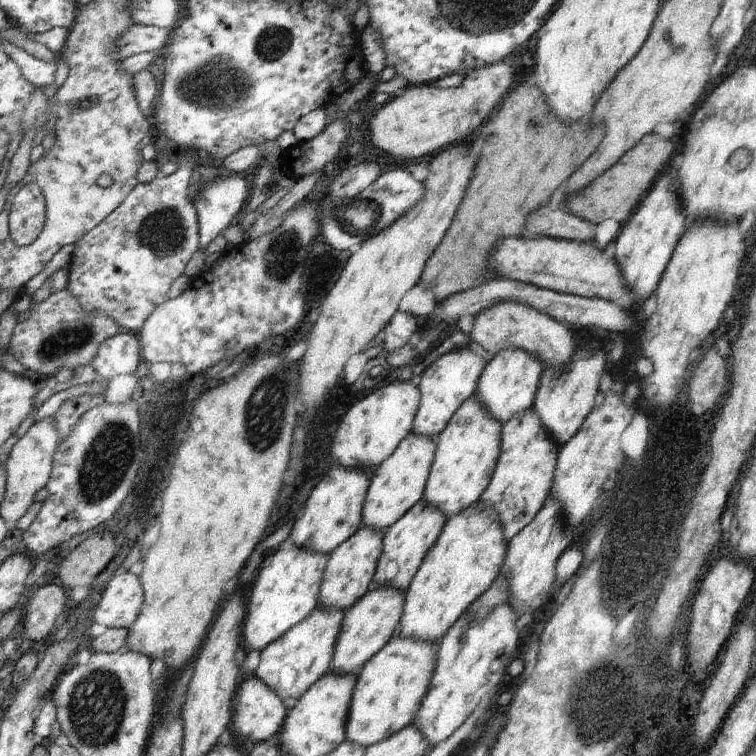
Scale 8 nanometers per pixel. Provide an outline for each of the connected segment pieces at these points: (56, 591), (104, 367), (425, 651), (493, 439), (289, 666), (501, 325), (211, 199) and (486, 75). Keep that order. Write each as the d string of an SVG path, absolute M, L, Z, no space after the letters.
M45 586L37 588L28 594L22 630L28 633L32 640L51 639L55 632L57 618L63 616L67 608L65 587Z
M121 330L99 347L91 366L106 379L133 374L141 364L142 348L138 334Z
M397 631L357 675L358 684L350 706L347 738L365 748L377 744L413 724L438 670L437 642L406 637Z
M473 394L462 402L450 424L437 436L438 452L430 472L430 481L427 483L424 497L436 508L439 507L439 510L442 510L448 518L459 514L466 506L473 505L483 490L487 488L487 485L490 484L490 477L493 476L499 454L501 454L501 428L502 424L490 415L490 412Z
M318 607L305 620L288 630L278 641L272 642L261 651L260 663L255 670L267 686L282 699L300 699L324 674L332 670L338 638L346 611Z
M513 301L496 302L480 310L474 315L467 336L492 355L501 349L519 347L539 359L543 369L560 369L575 349L572 332L565 325L542 312L537 312L532 306Z
M227 173L208 182L194 198L200 224L200 248L207 248L225 228L233 226L249 198L249 186L243 178Z
M501 61L464 73L458 87L440 89L429 85L407 85L385 102L370 124L372 144L397 160L425 158L441 148L459 144L489 116L509 90L513 70Z

